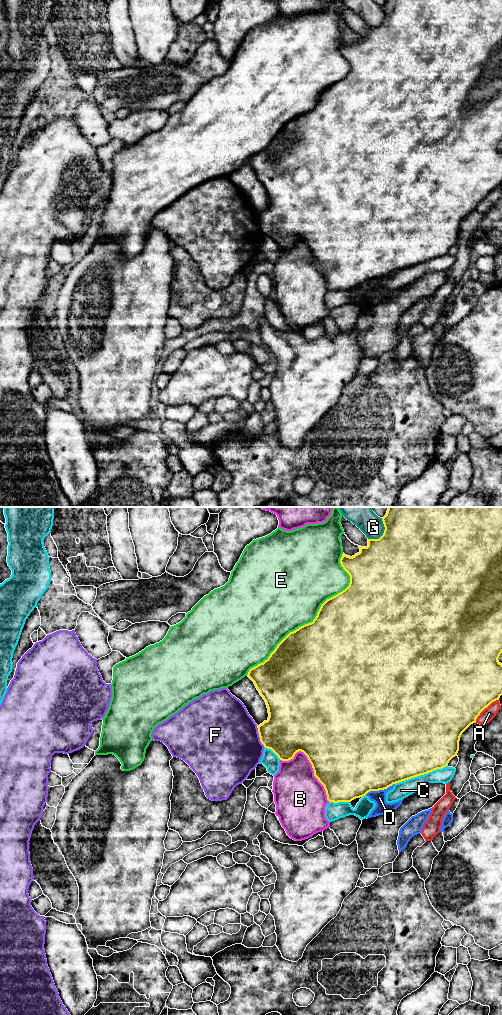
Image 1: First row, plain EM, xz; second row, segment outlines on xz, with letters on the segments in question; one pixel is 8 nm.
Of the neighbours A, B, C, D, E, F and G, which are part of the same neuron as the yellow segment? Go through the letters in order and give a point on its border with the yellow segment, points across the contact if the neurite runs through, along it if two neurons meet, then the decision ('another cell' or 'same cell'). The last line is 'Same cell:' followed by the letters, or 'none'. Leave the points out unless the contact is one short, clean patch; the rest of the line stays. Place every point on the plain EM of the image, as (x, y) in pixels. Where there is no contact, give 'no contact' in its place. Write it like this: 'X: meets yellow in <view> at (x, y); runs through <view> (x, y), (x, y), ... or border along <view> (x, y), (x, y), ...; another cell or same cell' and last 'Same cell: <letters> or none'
A: meets yellow in xz at (485, 195); another cell
B: meets yellow in xz at (311, 252); another cell
C: meets yellow in xz at (421, 262); another cell
D: meets yellow in xz at (379, 277); another cell
E: meets yellow in xz at (314, 107); another cell
F: meets yellow in xz at (260, 226); another cell
G: meets yellow in xz at (383, 21); another cell
Same cell: none

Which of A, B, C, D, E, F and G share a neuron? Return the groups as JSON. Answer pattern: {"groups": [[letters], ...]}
{"groups": [["A"], ["B"], ["C"], ["D"], ["E"], ["F"], ["G"]]}

